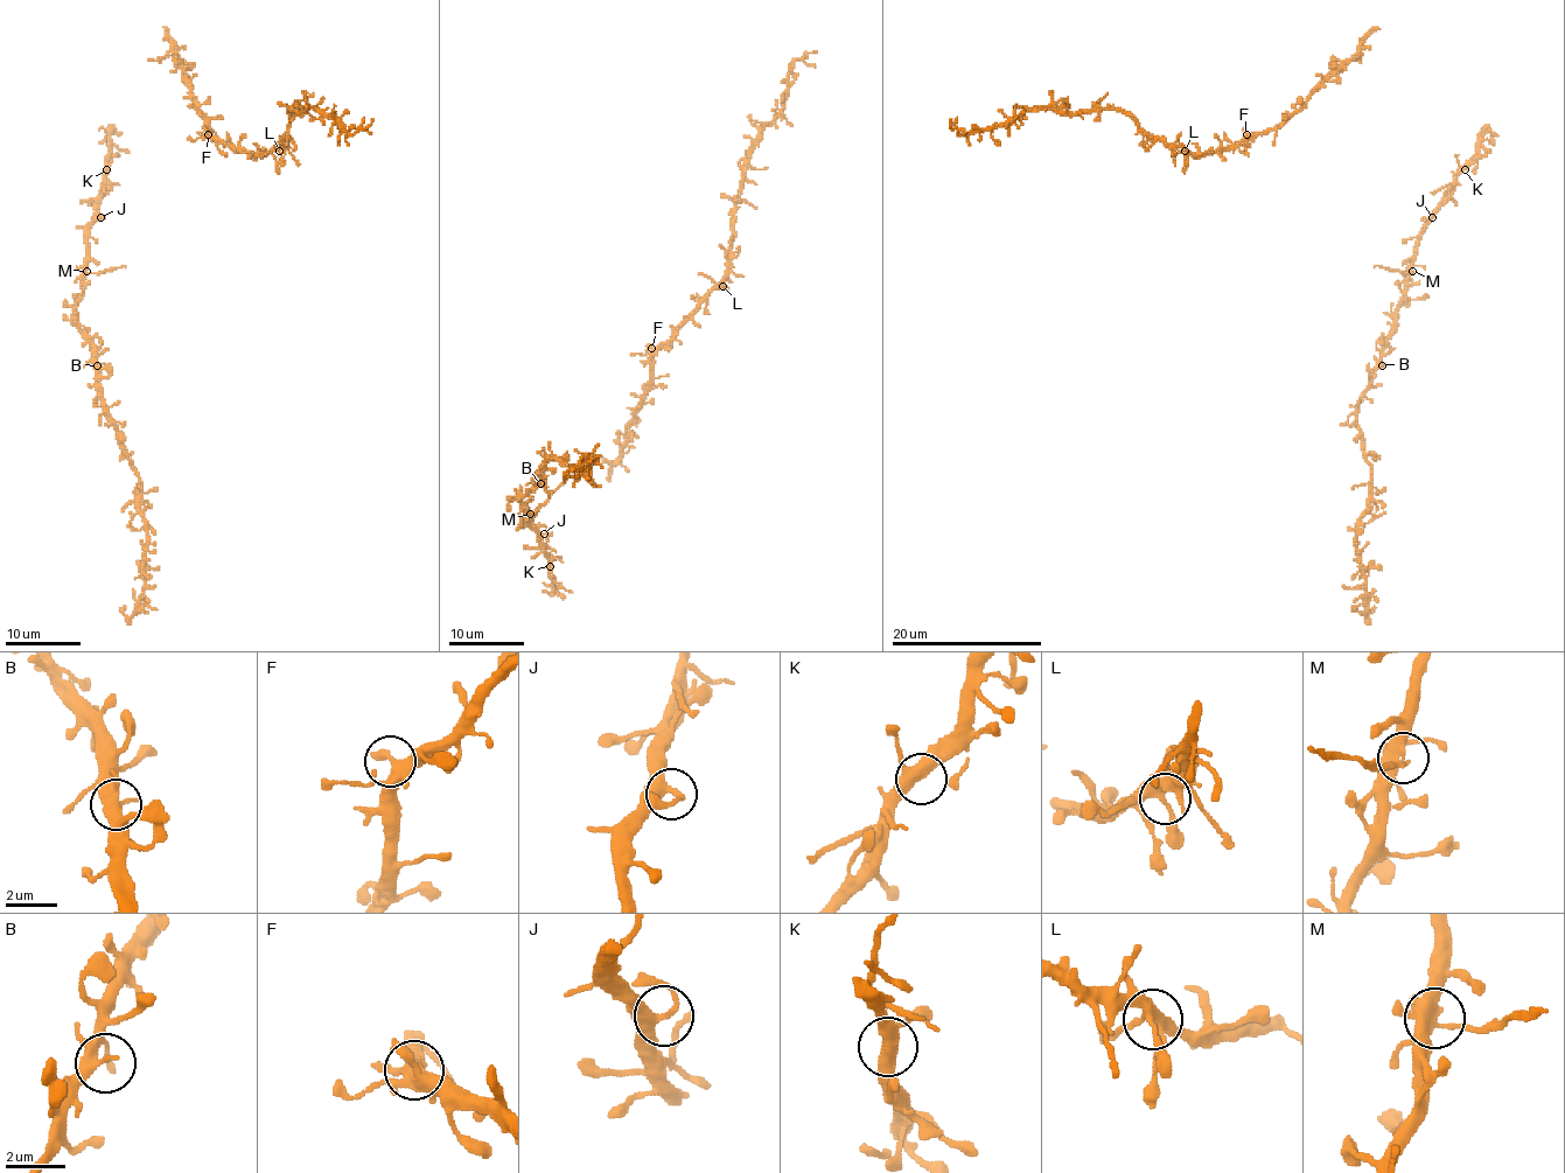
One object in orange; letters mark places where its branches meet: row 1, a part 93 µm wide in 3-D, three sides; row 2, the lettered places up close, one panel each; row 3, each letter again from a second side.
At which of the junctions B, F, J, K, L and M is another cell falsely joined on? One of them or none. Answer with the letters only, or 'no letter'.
M

